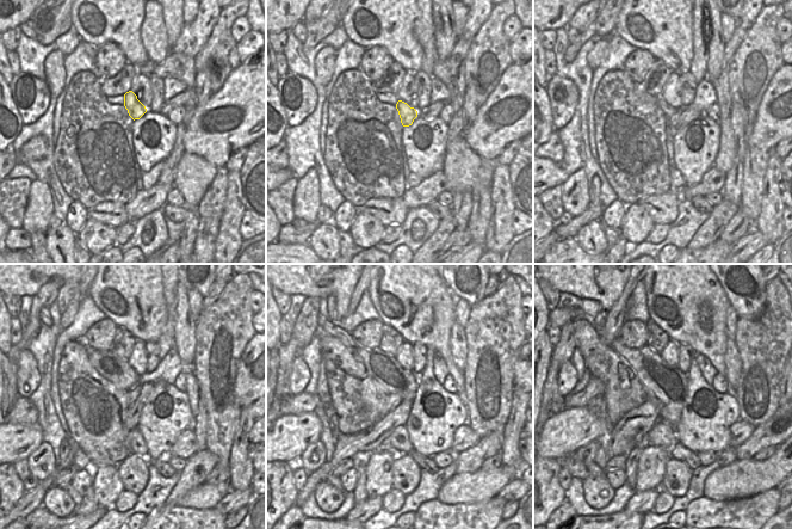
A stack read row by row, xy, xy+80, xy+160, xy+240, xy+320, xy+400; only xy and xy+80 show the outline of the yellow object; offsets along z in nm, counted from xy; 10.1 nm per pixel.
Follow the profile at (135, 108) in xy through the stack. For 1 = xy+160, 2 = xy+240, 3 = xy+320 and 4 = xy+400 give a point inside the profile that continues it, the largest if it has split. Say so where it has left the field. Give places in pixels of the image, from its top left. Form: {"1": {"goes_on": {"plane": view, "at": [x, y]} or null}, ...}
{"1": {"goes_on": {"plane": "xy+160", "at": [673, 115]}}, "2": {"goes_on": {"plane": "xy+240", "at": [132, 394]}}, "3": {"goes_on": {"plane": "xy+320", "at": [393, 400]}}, "4": {"goes_on": {"plane": "xy+400", "at": [626, 434]}}}

